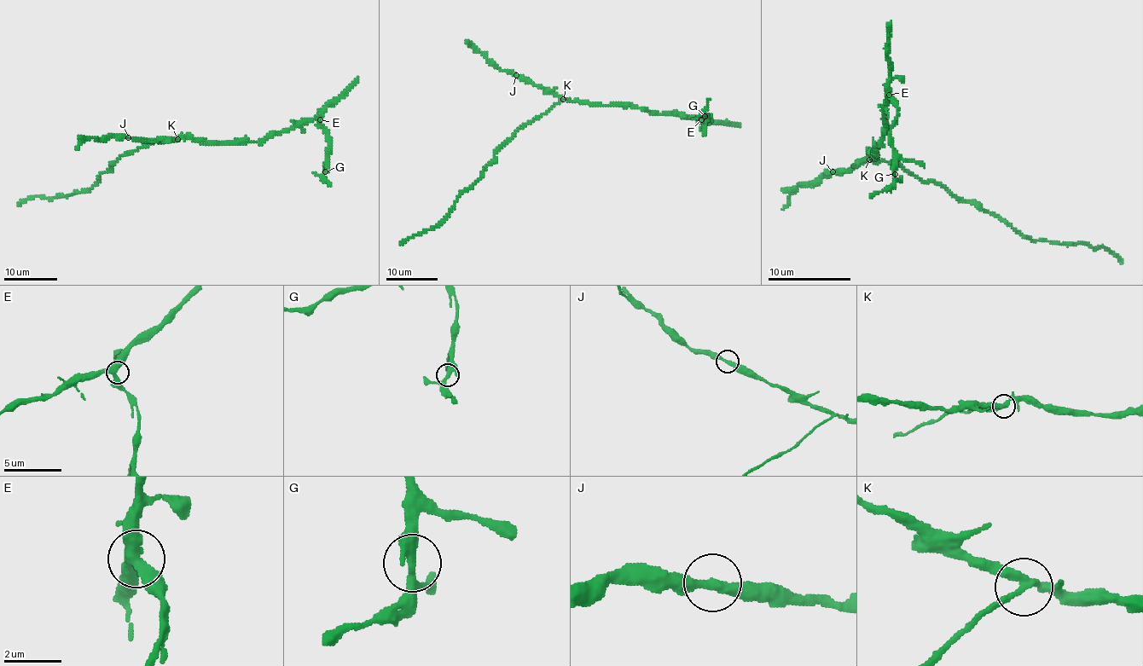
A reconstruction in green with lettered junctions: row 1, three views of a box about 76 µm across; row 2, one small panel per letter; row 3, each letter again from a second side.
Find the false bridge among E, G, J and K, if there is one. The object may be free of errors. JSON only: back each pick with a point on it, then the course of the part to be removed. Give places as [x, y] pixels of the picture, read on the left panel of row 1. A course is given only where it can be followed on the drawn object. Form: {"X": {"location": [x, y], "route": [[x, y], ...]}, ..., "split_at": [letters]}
{"K": {"location": [177, 139], "route": [[176, 139], [150, 141], [133, 152], [124, 153], [101, 173], [89, 189], [52, 199], [30, 197], [17, 206]]}, "split_at": ["K"]}

